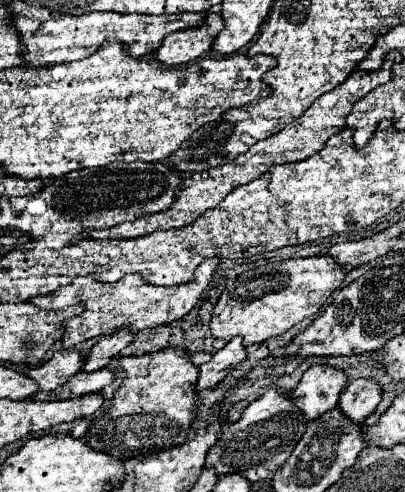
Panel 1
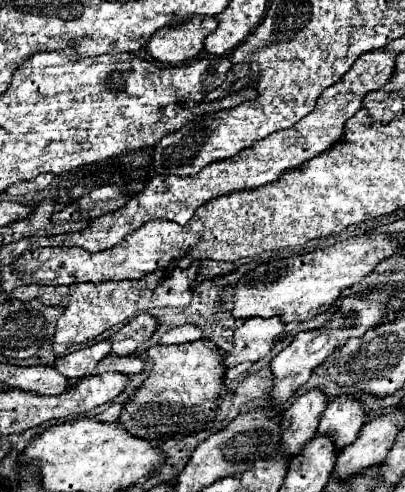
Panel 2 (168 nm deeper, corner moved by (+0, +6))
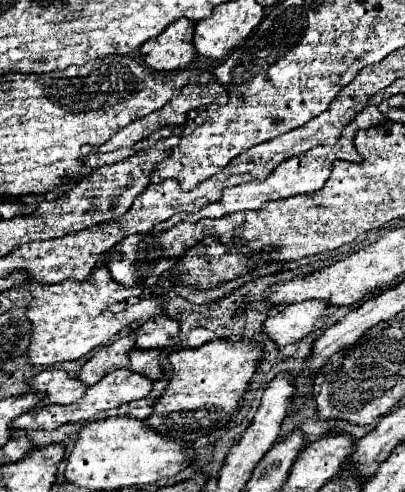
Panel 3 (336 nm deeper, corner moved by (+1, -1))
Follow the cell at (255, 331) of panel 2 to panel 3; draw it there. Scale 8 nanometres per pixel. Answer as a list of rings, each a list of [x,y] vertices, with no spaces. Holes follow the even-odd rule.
[[[324,301],[294,303],[276,315],[270,315],[262,325],[262,333],[276,345],[276,349],[284,349],[286,345],[296,343],[308,333],[320,329],[326,317],[328,309]]]

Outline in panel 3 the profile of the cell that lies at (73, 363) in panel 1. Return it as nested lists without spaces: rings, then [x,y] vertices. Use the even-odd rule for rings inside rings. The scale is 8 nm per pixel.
[[[128,335],[128,337],[122,337],[122,339],[116,339],[112,341],[110,345],[98,349],[86,363],[84,367],[80,369],[78,373],[78,379],[86,385],[94,385],[98,383],[106,373],[110,371],[116,371],[116,369],[122,369],[126,367],[128,363],[128,351],[134,347],[134,335]]]

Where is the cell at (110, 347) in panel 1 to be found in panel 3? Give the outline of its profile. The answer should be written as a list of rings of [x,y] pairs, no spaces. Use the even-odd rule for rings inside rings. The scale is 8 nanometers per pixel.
[[[158,317],[146,321],[142,327],[134,329],[134,349],[164,349],[178,343],[178,321],[170,317]]]

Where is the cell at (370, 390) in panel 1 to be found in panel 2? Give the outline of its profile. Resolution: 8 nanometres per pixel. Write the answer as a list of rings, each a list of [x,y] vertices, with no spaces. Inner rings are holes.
[[[339,396],[327,404],[325,412],[321,414],[317,432],[321,436],[329,436],[333,440],[333,446],[337,450],[343,450],[347,444],[359,438],[363,422],[365,416],[361,402],[351,396]]]

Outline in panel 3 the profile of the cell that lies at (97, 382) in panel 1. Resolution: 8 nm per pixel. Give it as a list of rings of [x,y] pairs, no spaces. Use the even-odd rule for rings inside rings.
[[[132,349],[128,355],[128,361],[130,361],[128,369],[134,373],[140,373],[152,381],[162,377],[162,353],[158,349],[150,349],[150,351]]]

